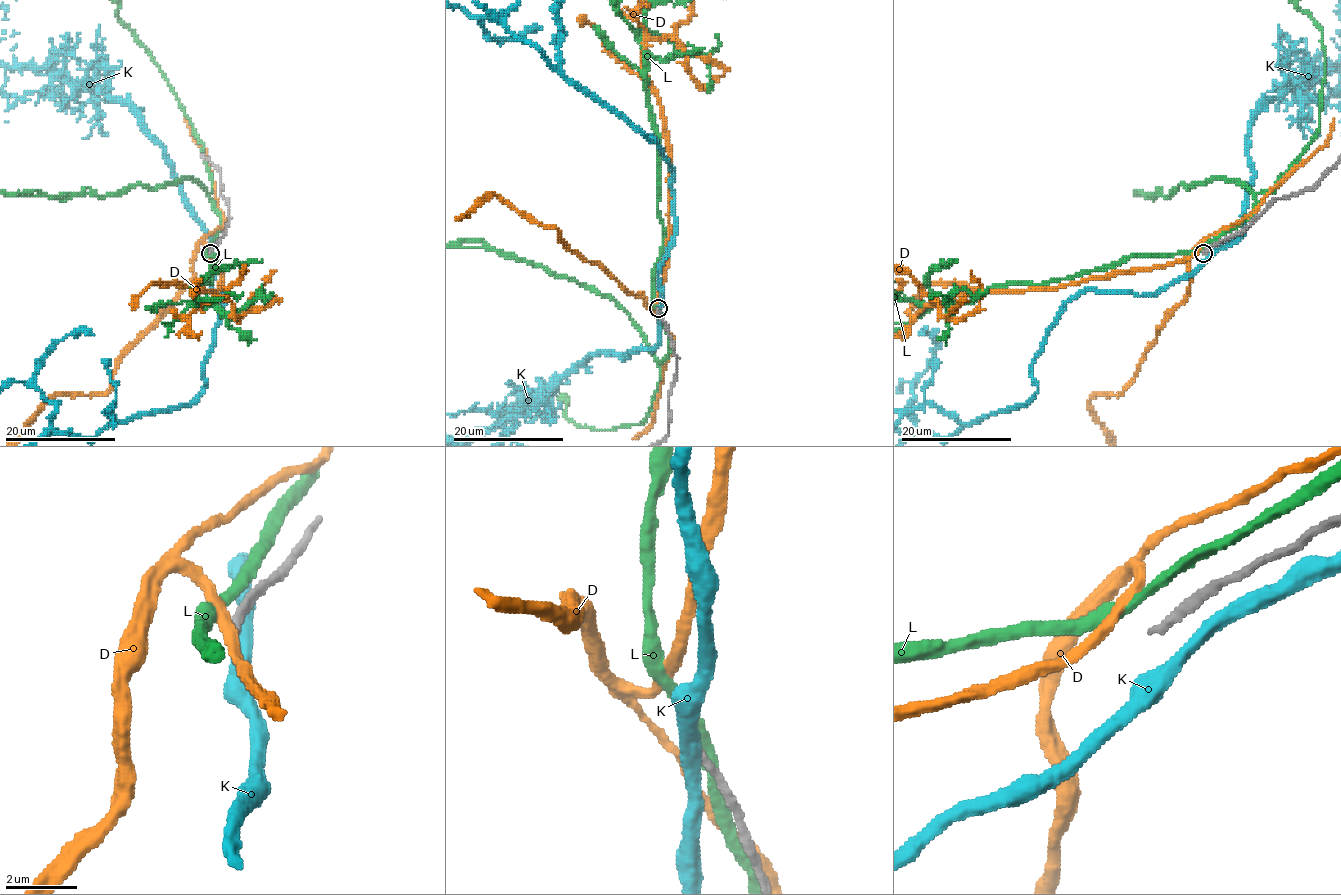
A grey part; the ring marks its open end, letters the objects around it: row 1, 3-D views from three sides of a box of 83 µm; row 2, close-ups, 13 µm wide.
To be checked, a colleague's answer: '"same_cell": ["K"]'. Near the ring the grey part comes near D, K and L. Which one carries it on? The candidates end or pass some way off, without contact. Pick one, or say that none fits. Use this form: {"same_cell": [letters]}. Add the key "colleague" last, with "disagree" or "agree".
{"same_cell": [], "colleague": "disagree"}

